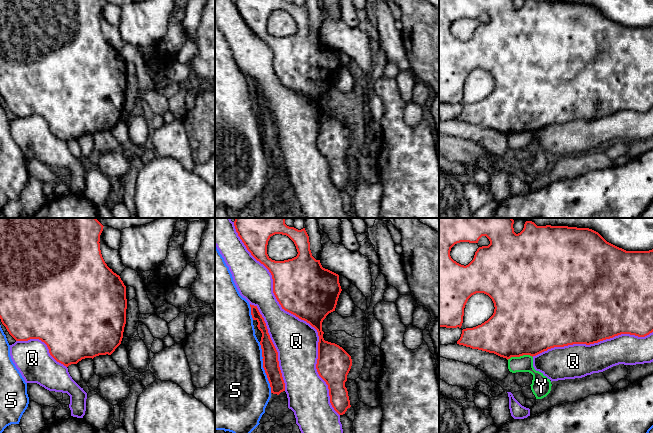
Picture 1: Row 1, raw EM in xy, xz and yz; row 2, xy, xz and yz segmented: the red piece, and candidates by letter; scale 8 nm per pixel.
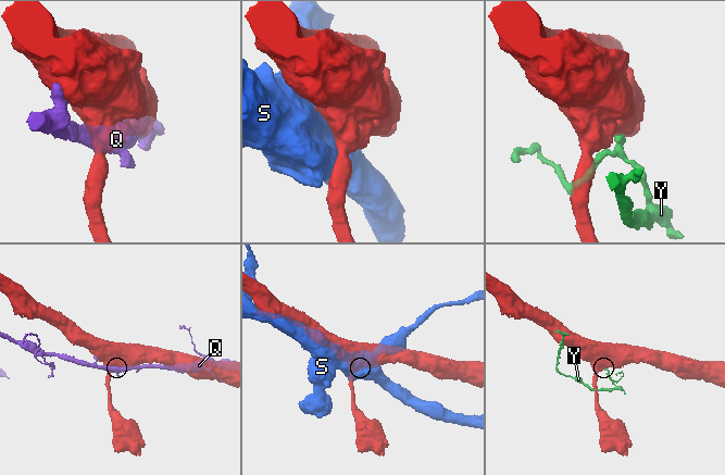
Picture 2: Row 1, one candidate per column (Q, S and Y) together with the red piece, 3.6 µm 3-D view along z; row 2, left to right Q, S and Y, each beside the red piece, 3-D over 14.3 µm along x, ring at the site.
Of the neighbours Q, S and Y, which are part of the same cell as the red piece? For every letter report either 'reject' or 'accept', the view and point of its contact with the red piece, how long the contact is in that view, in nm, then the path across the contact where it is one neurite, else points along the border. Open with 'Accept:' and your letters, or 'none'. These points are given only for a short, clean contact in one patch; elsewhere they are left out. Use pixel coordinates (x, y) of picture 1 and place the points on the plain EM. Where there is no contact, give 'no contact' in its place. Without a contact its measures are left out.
Accept: none
Q: reject; contact xz (300, 94); length 1750 nm
S: reject; contact xz (263, 143); length 420 nm
Y: reject; contact yz (519, 132); length 200 nm; border yz (532, 132), (511, 132), (507, 135)

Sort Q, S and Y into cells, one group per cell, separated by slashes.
Q / S / Y

